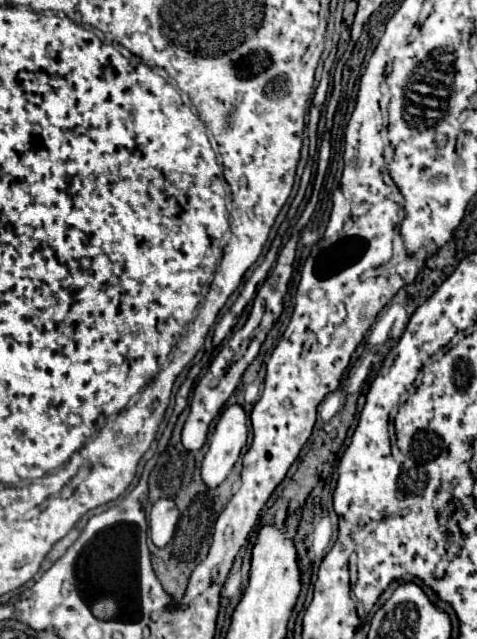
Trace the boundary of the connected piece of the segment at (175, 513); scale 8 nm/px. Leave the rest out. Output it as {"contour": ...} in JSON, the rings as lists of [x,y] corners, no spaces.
{"contour":[[[163,498],[153,504],[149,514],[149,528],[151,528],[151,538],[155,546],[159,548],[167,546],[167,542],[173,538],[177,520],[179,520],[179,510],[173,500]]]}

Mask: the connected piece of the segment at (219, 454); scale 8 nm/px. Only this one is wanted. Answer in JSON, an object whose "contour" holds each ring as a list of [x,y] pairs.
{"contour":[[[229,406],[209,442],[209,450],[201,464],[201,480],[207,488],[217,488],[233,470],[241,448],[247,442],[247,418],[241,406]]]}

